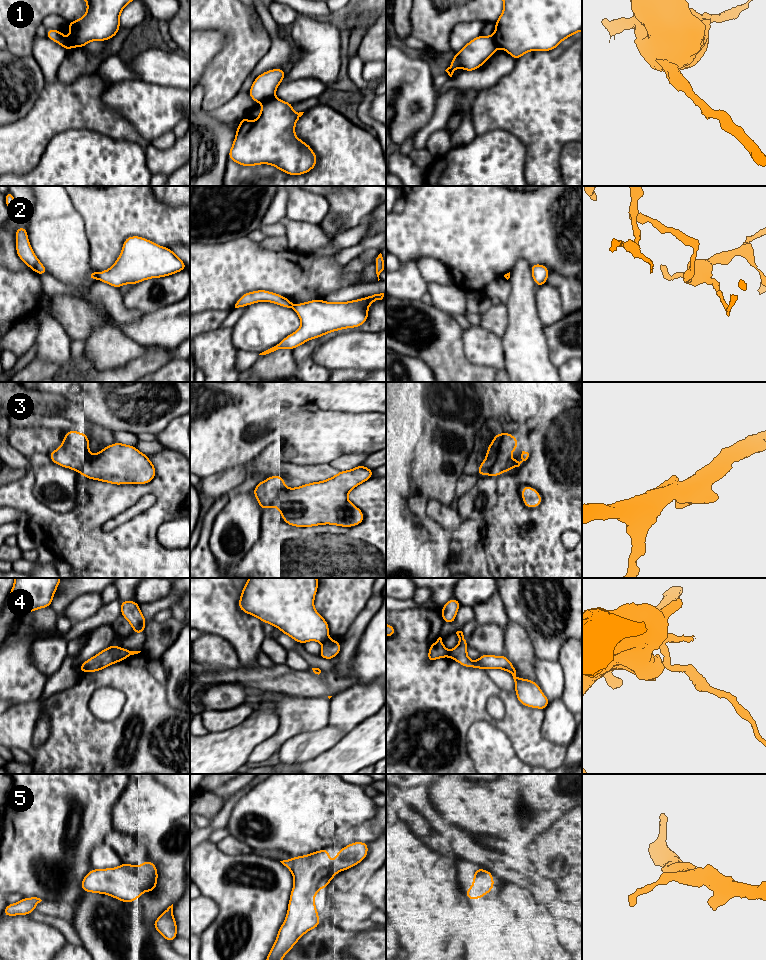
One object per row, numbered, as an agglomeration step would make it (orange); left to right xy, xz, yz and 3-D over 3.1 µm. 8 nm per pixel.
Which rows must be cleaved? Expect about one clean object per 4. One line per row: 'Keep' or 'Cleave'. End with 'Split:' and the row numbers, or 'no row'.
1: Cleave
2: Cleave
3: Keep
4: Cleave
5: Keep
Split: 1, 2, 4

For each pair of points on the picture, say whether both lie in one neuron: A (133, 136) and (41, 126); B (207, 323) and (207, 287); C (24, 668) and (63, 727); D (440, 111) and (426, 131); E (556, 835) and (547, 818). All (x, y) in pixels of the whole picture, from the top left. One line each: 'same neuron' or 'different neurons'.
A: same neuron
B: different neurons
C: different neurons
D: same neuron
E: different neurons

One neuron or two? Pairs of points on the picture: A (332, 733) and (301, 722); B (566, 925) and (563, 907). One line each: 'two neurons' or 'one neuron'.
A: two neurons
B: two neurons

